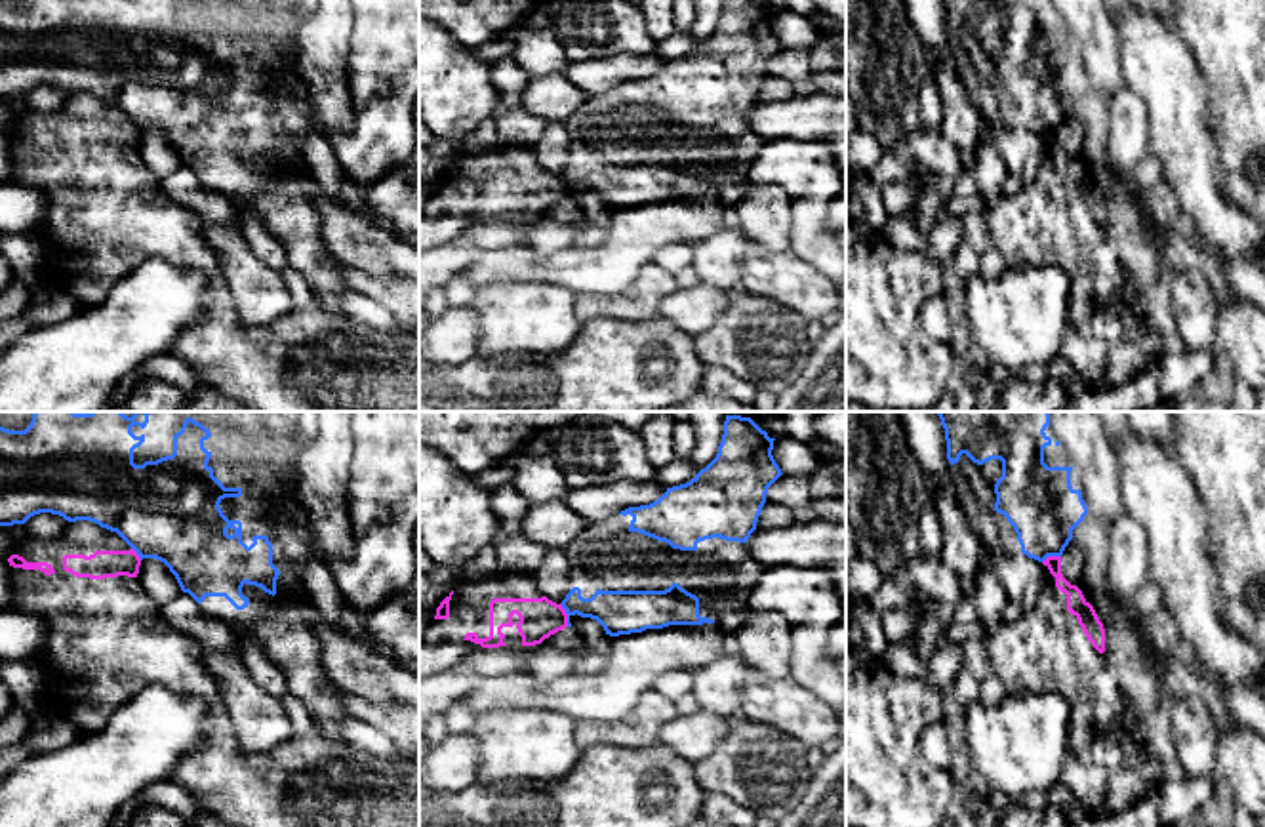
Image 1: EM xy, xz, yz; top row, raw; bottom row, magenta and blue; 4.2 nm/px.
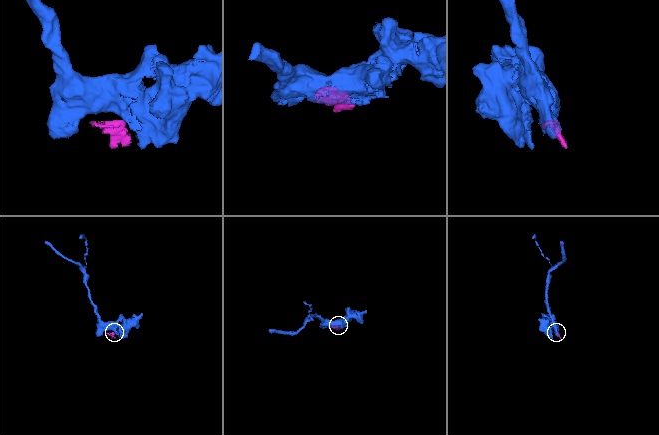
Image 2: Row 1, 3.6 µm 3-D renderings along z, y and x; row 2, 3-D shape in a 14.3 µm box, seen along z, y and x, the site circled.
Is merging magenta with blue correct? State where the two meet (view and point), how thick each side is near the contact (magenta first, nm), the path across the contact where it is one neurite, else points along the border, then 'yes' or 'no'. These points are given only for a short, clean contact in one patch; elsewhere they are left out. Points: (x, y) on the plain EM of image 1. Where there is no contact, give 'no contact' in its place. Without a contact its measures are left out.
xz (566, 189) | 170/190 nm | along xz (561, 178), (568, 199) | no

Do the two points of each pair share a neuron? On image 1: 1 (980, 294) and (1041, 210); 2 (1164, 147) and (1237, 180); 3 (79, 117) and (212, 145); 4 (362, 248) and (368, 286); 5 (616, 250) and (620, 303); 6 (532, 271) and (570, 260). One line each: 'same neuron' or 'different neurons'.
1: different neurons
2: different neurons
3: different neurons
4: different neurons
5: different neurons
6: same neuron

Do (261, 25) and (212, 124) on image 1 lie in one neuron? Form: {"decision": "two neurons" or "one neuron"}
{"decision": "one neuron"}

